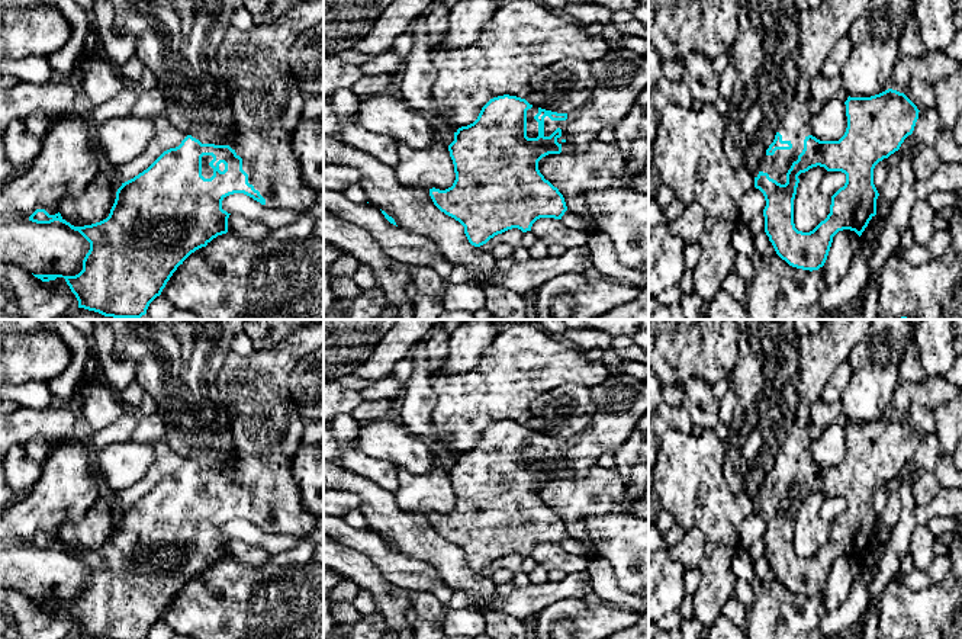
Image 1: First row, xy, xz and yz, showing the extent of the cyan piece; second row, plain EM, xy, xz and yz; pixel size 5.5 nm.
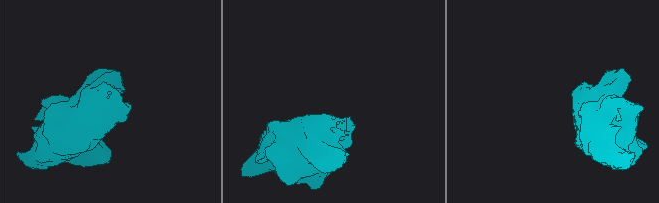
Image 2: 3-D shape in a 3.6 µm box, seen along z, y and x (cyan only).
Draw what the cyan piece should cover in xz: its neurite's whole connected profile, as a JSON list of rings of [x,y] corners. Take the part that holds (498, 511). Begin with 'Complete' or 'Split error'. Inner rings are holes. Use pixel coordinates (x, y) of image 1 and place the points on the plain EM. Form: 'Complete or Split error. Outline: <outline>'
Split error. Outline: [[[627,373],[611,375],[604,383],[591,388],[596,407],[589,424],[569,439],[535,433],[517,421],[490,424],[477,444],[454,457],[448,471],[456,505],[445,516],[429,514],[434,530],[464,552],[474,572],[508,555],[531,556],[540,543],[562,545],[567,536],[563,520],[538,495],[538,487],[548,479],[582,479],[599,456],[615,452],[649,411],[649,378],[637,379]]]

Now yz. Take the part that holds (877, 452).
Split error. Outline: [[[826,320],[818,334],[797,340],[797,415],[784,443],[779,447],[773,468],[766,475],[756,500],[755,513],[766,526],[763,534],[765,558],[776,579],[789,591],[802,595],[818,595],[824,591],[833,562],[843,555],[855,556],[859,562],[876,540],[879,521],[873,510],[875,491],[900,475],[904,465],[913,459],[918,444],[917,431],[897,415],[888,414],[871,423],[847,423],[847,453],[839,466],[820,466],[810,455],[811,440],[807,434],[811,407],[821,401],[821,391],[836,369],[849,362],[850,351],[868,335],[873,320]],[[813,492],[827,497],[842,497],[846,508],[831,521],[830,539],[813,556],[802,558],[794,549],[794,524],[799,508],[798,501]]]

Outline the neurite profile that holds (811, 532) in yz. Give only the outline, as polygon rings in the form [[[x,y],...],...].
[[[813,492],[801,501],[794,524],[794,549],[798,556],[810,558],[830,539],[831,523],[821,518],[827,495]]]

